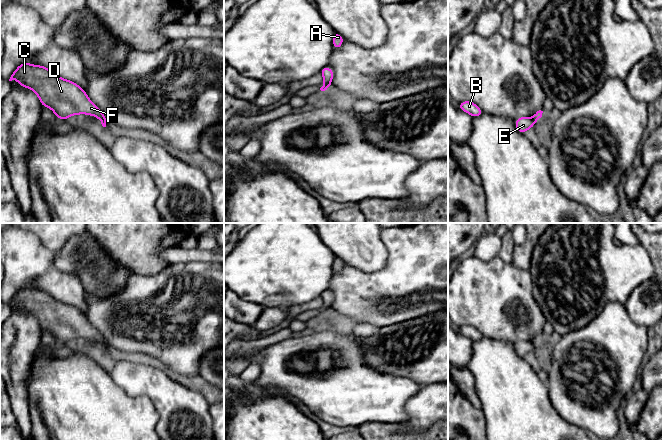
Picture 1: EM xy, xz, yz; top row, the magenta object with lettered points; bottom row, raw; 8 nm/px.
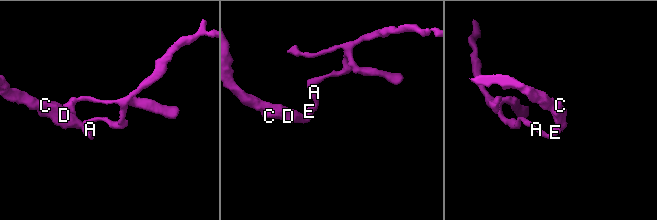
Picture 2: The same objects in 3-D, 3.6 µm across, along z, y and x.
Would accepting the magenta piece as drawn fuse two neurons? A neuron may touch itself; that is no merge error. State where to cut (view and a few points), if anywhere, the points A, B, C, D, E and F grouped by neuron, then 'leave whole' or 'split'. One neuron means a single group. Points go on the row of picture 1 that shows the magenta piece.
cut in yz along (531, 118), (535, 122); A B E / C D F; split

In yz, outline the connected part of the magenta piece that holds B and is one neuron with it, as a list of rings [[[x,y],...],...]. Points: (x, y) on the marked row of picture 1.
[[[471,101],[461,102],[458,106],[462,111],[470,114],[472,117],[481,116],[483,114],[483,111]]]

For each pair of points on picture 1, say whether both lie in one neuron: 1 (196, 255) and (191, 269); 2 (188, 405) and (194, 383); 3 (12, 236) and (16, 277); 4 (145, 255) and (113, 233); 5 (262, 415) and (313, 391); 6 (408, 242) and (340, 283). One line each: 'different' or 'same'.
1: different
2: different
3: same
4: same
5: different
6: same

